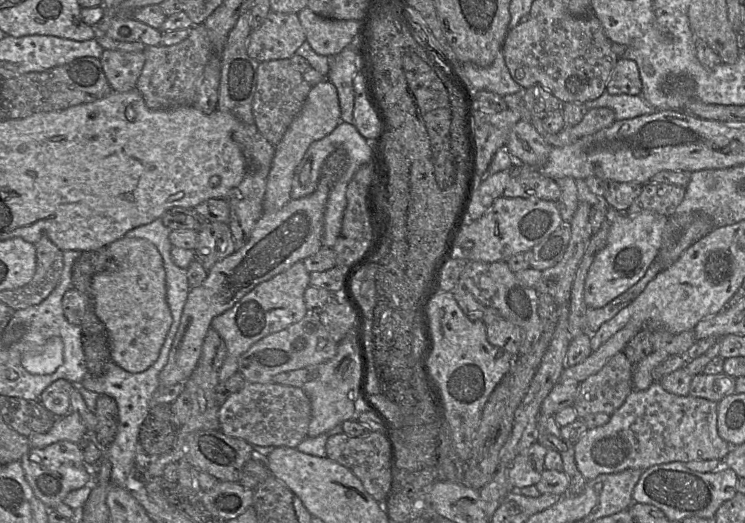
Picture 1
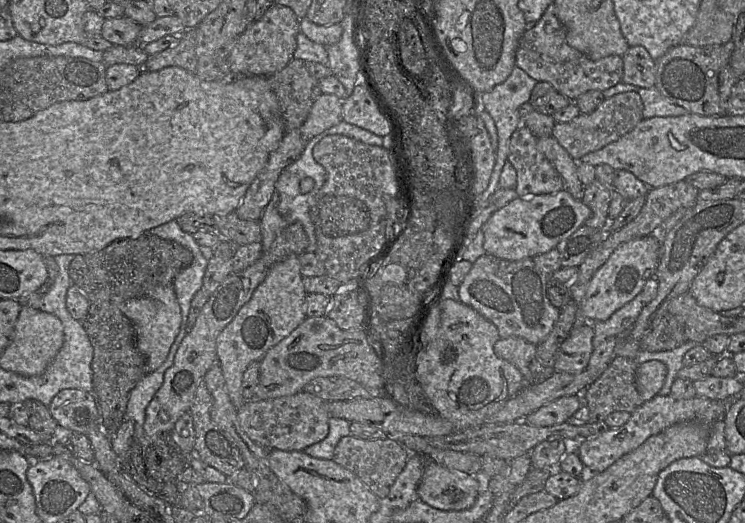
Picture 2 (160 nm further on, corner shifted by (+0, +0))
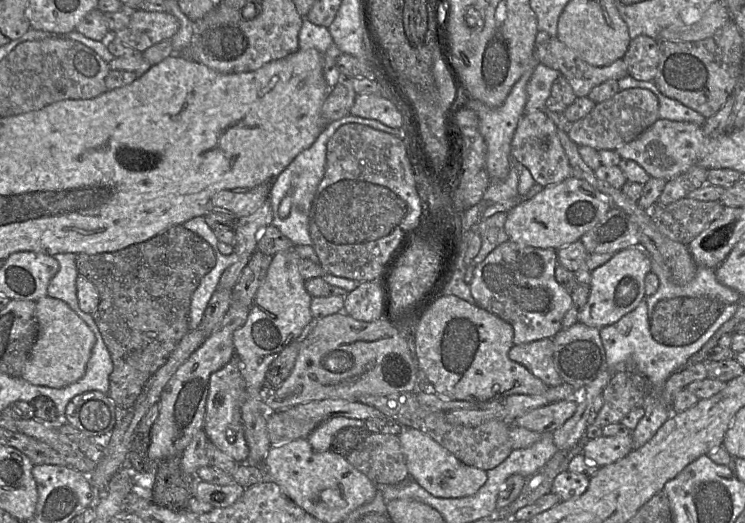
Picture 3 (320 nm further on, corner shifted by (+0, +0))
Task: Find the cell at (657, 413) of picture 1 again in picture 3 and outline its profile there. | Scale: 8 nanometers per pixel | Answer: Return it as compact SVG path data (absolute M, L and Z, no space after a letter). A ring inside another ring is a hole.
M631 434L584 440L582 454L597 467L612 464L633 450Z

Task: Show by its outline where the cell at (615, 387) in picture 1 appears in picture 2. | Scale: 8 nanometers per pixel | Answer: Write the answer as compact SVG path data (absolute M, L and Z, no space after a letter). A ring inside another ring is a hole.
M615 356L603 374L592 382L581 394L583 401L583 422L603 422L613 412L635 411L643 400L636 389L636 369L638 364L622 356Z

